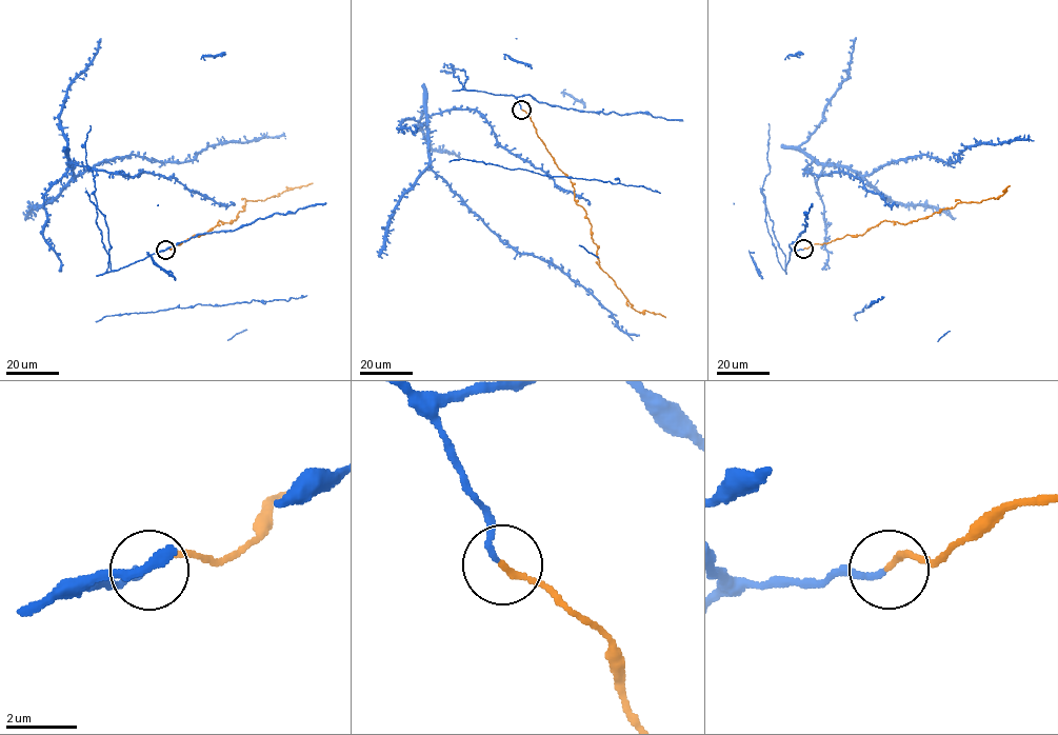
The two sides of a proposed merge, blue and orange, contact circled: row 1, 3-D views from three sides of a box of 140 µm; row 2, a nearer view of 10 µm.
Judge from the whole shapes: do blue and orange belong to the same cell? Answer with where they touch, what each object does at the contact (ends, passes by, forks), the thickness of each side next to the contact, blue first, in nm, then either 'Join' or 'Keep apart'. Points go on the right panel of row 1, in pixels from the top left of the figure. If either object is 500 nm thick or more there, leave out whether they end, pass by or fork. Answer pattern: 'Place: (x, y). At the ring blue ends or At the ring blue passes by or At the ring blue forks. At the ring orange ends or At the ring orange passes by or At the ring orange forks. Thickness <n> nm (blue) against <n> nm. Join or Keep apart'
Place: (803, 249). At the ring blue ends. At the ring orange ends. Thickness 160 nm (blue) against 170 nm. Join

